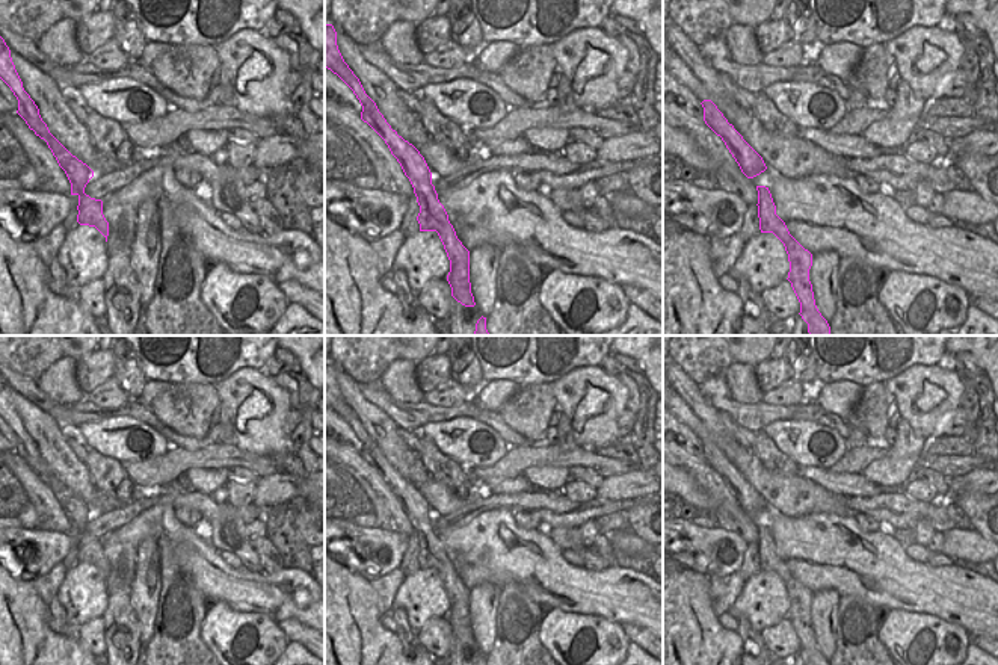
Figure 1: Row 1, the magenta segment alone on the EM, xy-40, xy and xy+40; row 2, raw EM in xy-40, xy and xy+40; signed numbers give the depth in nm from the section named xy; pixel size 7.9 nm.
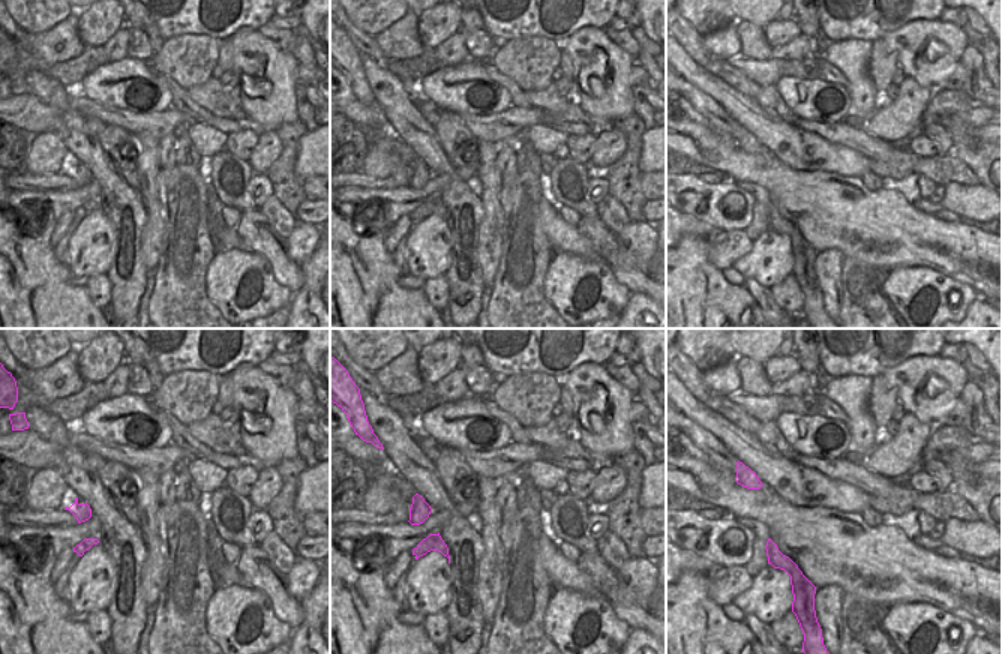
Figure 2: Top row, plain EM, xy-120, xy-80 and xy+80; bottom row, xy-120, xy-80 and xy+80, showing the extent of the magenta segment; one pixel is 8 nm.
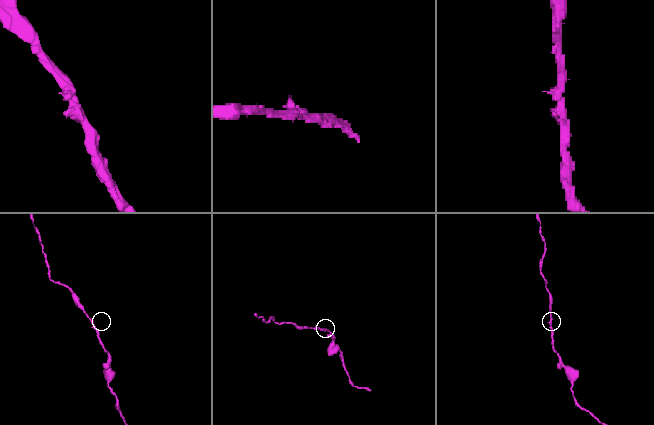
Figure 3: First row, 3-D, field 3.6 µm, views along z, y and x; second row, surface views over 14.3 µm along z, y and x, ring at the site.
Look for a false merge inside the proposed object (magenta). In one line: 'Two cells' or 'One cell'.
One cell

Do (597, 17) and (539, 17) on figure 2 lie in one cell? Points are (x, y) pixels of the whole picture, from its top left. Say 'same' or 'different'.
same

